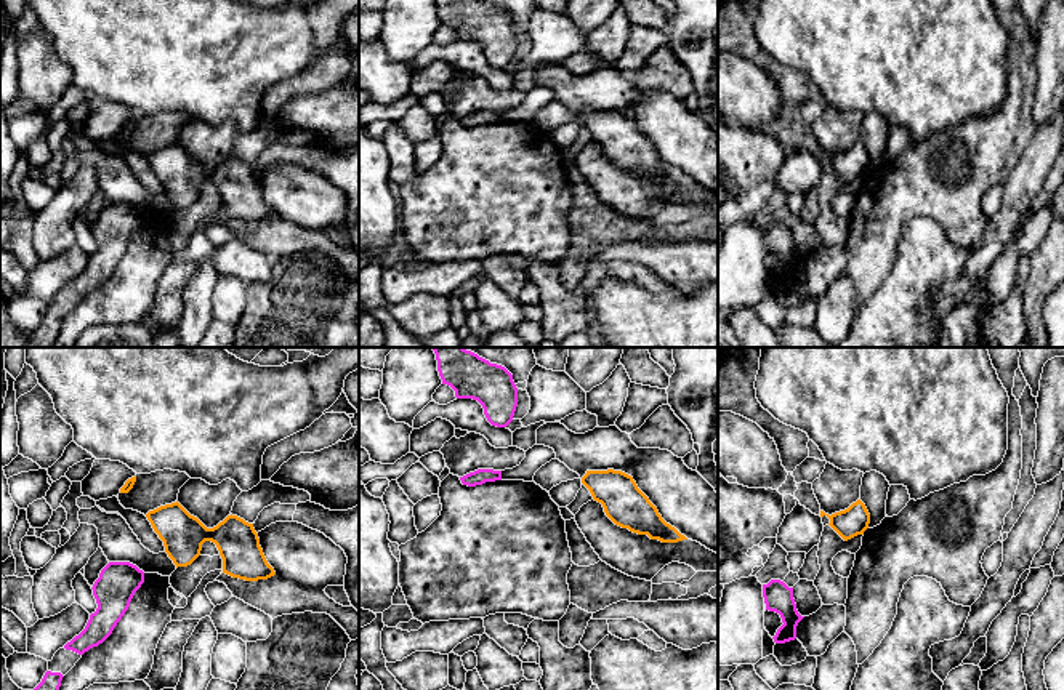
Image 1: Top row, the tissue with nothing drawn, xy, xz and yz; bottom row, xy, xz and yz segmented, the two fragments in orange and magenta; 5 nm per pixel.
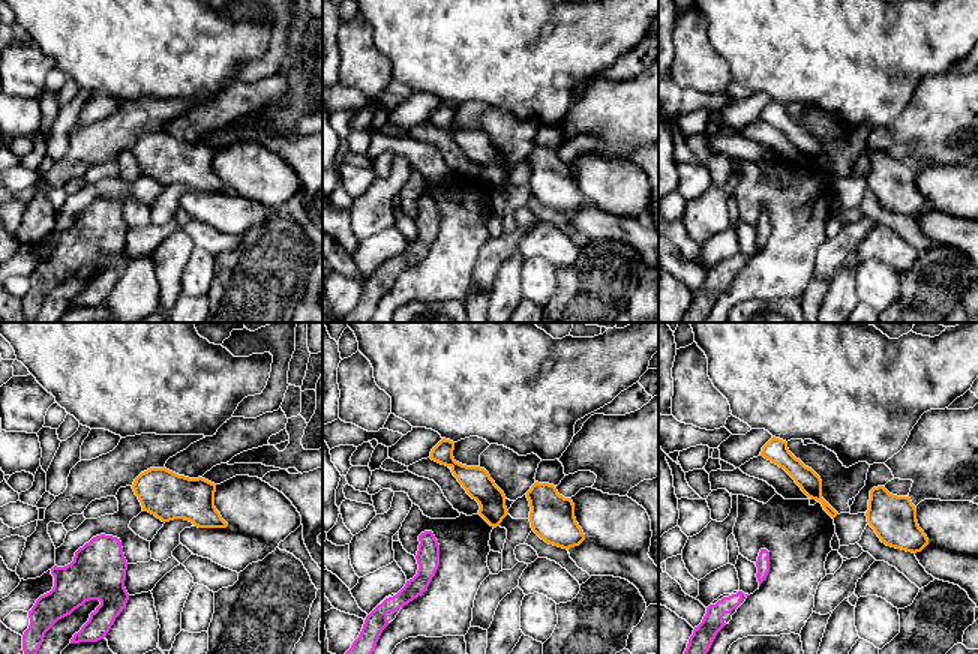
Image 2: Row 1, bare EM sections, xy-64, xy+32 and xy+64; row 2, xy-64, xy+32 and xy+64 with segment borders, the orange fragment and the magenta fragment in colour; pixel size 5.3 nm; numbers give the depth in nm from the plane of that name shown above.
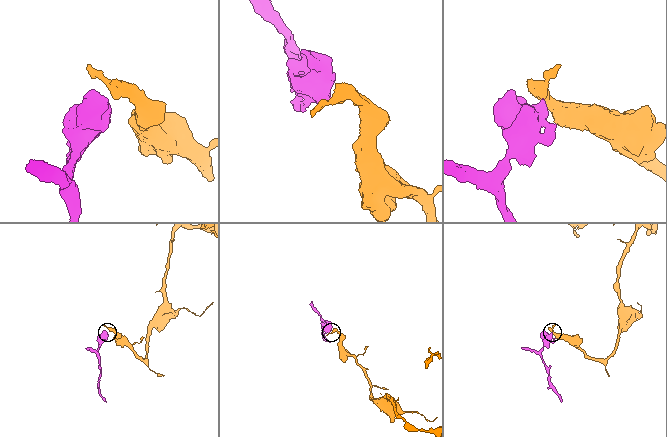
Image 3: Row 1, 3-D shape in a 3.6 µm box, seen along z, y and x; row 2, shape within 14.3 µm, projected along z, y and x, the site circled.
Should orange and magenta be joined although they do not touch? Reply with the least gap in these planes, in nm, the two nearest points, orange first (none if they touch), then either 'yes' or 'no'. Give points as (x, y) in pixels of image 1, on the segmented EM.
150 nm | xy (169, 556), (143, 572) | no

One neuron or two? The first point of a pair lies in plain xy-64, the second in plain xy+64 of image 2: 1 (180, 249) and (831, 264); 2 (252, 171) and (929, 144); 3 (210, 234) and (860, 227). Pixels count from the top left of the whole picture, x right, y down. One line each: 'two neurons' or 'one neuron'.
1: two neurons
2: two neurons
3: two neurons

